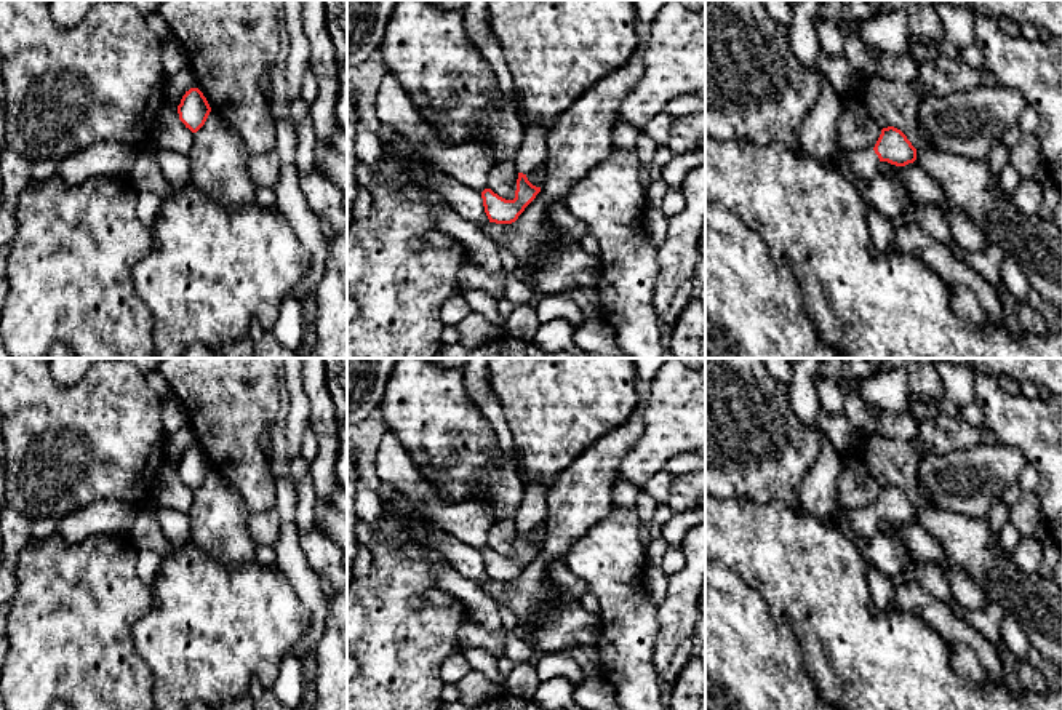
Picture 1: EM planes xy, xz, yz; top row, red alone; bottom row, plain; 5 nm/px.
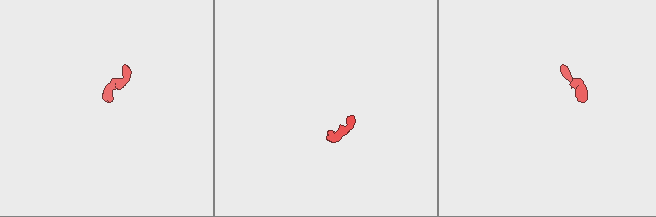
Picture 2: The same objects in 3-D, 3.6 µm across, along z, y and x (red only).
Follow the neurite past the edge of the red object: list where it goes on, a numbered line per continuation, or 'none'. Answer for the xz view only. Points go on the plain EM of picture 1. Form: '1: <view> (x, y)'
1: xz (533, 510)

